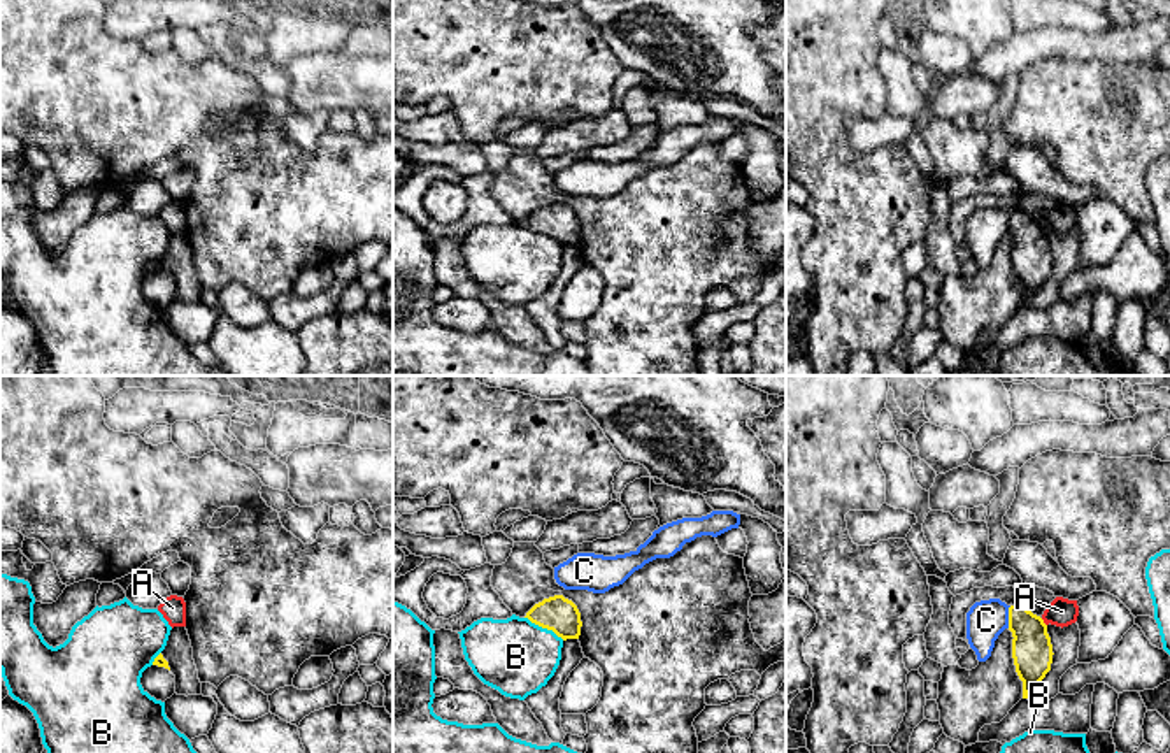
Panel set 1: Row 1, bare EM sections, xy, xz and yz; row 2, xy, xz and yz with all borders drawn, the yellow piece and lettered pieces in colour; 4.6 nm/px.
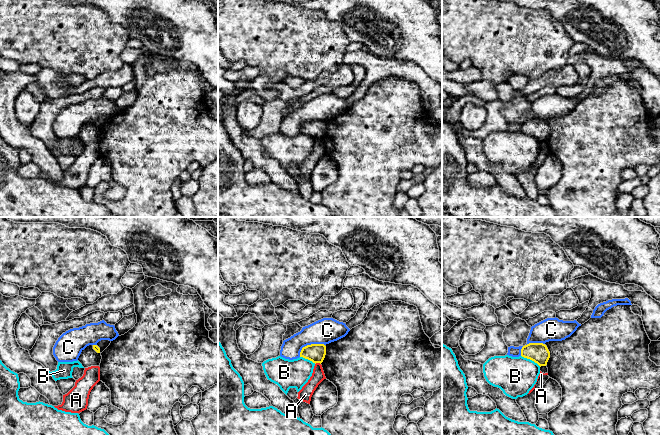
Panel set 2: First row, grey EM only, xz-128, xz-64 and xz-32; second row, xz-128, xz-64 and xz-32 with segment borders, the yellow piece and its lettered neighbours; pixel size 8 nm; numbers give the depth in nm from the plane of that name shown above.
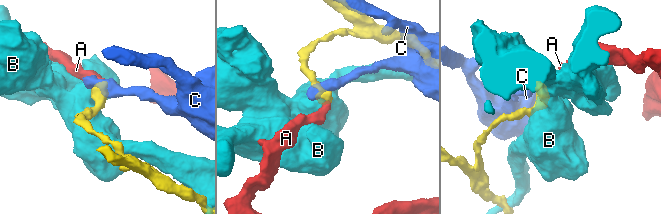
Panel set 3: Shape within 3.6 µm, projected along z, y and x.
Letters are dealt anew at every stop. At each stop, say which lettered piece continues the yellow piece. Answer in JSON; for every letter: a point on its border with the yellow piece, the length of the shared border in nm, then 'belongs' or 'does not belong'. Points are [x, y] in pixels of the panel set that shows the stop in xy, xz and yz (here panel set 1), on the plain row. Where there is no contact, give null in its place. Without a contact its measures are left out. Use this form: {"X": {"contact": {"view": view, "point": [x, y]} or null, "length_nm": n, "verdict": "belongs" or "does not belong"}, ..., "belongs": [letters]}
{"A": {"contact": {"view": "yz", "point": [1042, 229]}, "length_nm": 50, "verdict": "does not belong"}, "B": {"contact": {"view": "xz", "point": [544, 234]}, "length_nm": 220, "verdict": "does not belong"}, "C": {"contact": {"view": "yz", "point": [1009, 223]}, "length_nm": 110, "verdict": "does not belong"}, "belongs": []}

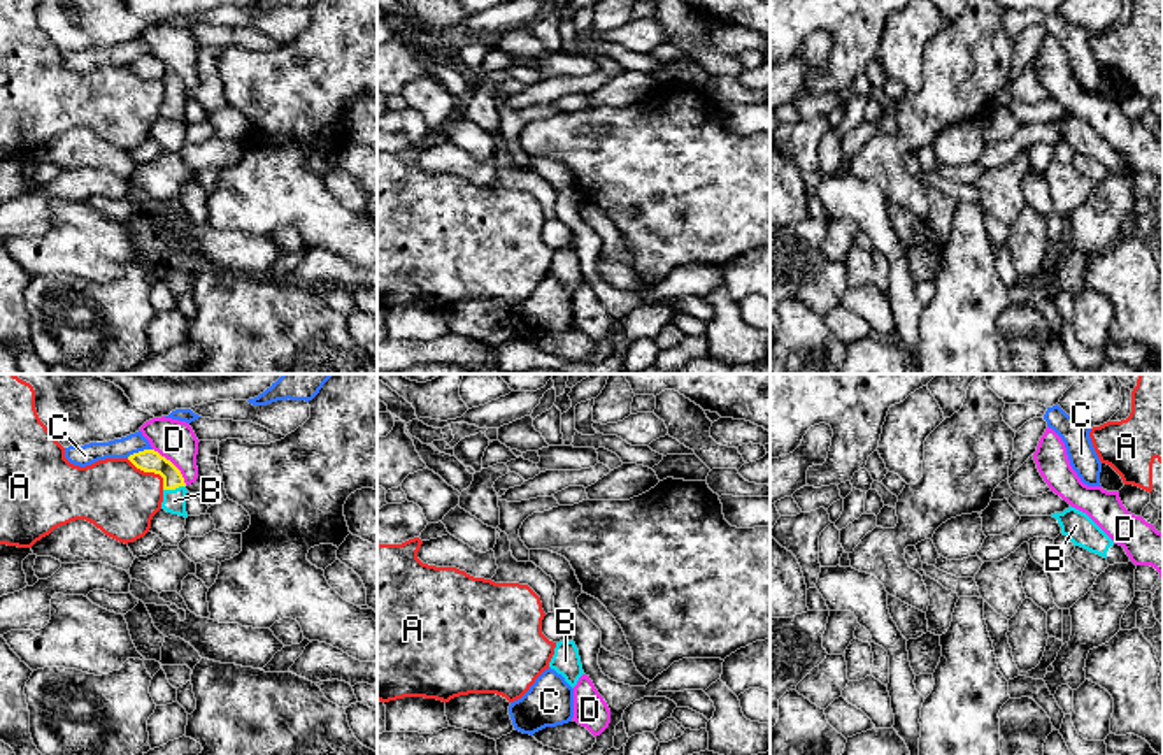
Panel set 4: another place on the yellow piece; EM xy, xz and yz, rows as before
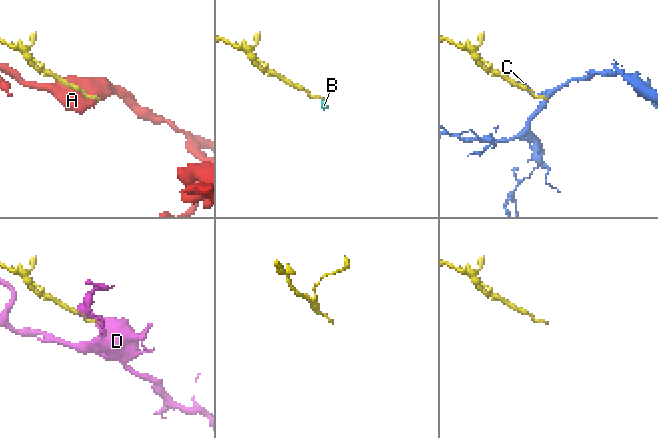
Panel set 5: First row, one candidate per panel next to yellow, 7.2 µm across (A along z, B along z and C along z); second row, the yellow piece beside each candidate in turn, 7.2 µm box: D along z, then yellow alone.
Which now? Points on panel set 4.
{"A": {"contact": {"view": "xy", "point": [149, 78]}, "length_nm": 220, "verdict": "does not belong"}, "B": {"contact": {"view": "xy", "point": [174, 95]}, "length_nm": 110, "verdict": "belongs"}, "C": {"contact": {"view": "xy", "point": [139, 58]}, "length_nm": 130, "verdict": "does not belong"}, "D": {"contact": {"view": "xy", "point": [174, 72]}, "length_nm": 240, "verdict": "does not belong"}, "belongs": ["B"]}

